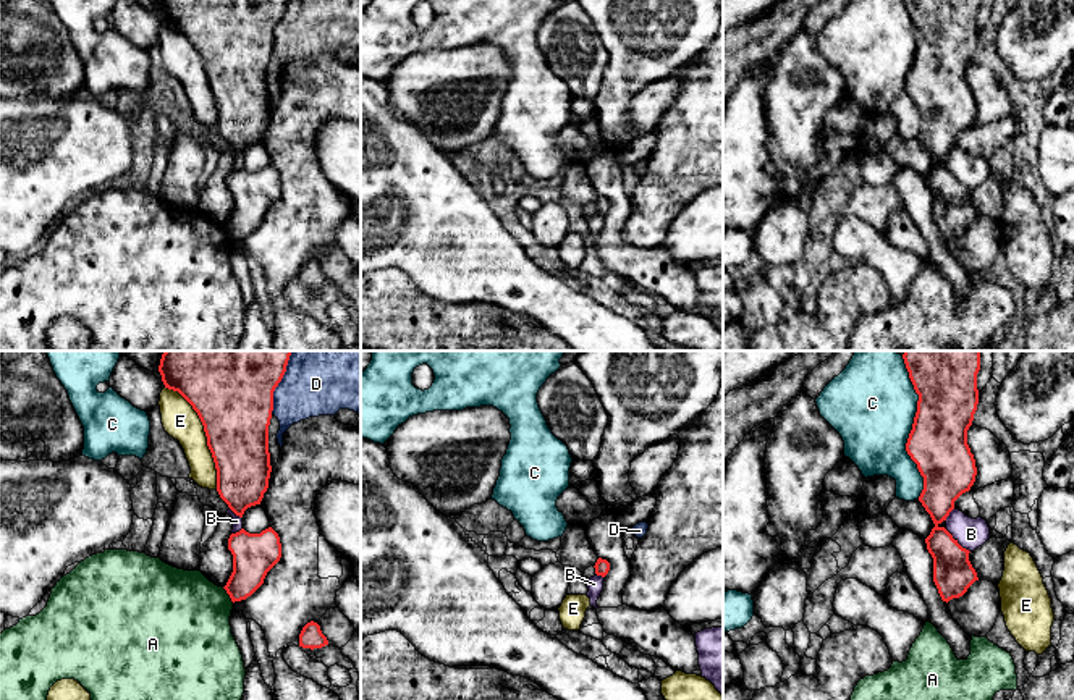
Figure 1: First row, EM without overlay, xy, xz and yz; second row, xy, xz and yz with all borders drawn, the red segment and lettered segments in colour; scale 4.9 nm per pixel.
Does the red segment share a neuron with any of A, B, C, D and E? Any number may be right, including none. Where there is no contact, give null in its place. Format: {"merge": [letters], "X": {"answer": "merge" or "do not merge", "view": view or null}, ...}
{"merge": [], "A": {"answer": "do not merge", "view": "xy"}, "B": {"answer": "do not merge", "view": "yz"}, "C": {"answer": "do not merge", "view": "yz"}, "D": {"answer": "do not merge", "view": "xy"}, "E": {"answer": "do not merge", "view": "xy"}}

